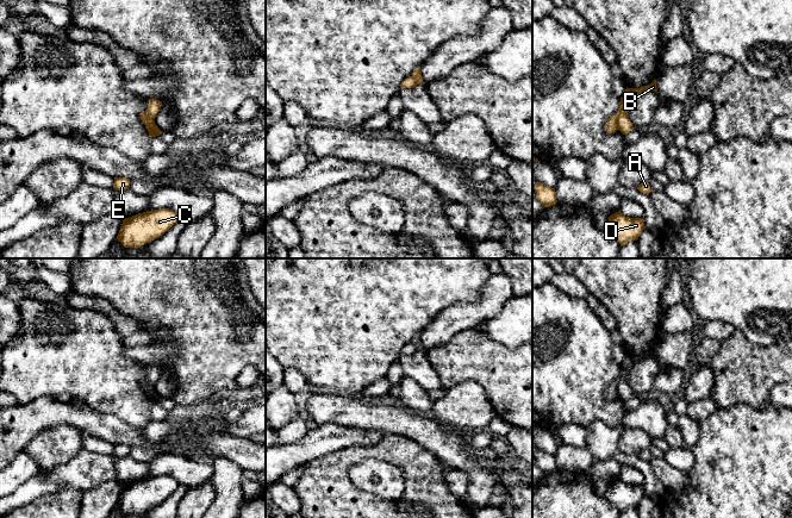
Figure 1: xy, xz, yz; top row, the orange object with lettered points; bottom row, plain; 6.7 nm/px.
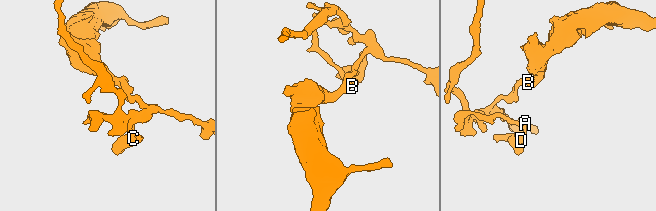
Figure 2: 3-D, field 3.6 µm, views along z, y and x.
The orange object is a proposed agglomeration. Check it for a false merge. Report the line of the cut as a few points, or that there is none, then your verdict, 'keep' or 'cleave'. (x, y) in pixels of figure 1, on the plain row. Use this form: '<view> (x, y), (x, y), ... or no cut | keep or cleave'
yz (627, 379), (618, 381), (617, 395) | cleave

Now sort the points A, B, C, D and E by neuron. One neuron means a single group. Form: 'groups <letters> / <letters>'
groups A C D E / B

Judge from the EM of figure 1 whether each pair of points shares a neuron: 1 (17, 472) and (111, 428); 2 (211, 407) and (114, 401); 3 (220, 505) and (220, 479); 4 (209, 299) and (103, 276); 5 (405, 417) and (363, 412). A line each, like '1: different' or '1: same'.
1: different
2: different
3: same
4: same
5: same

